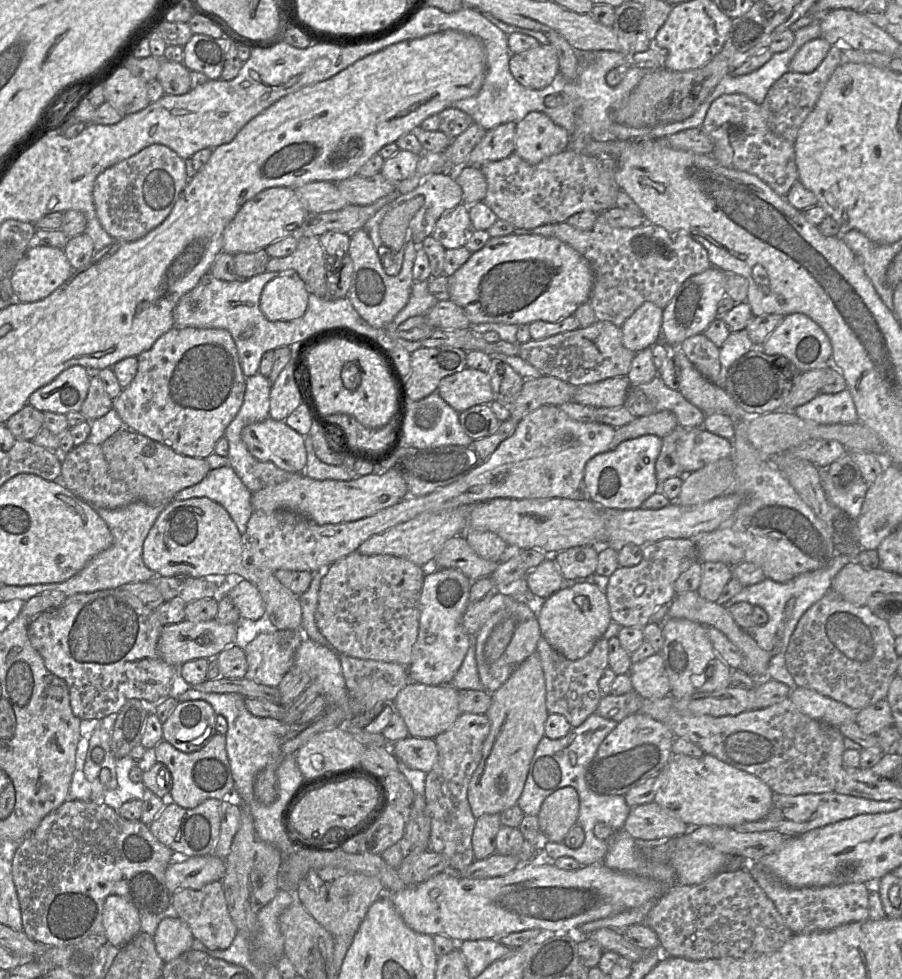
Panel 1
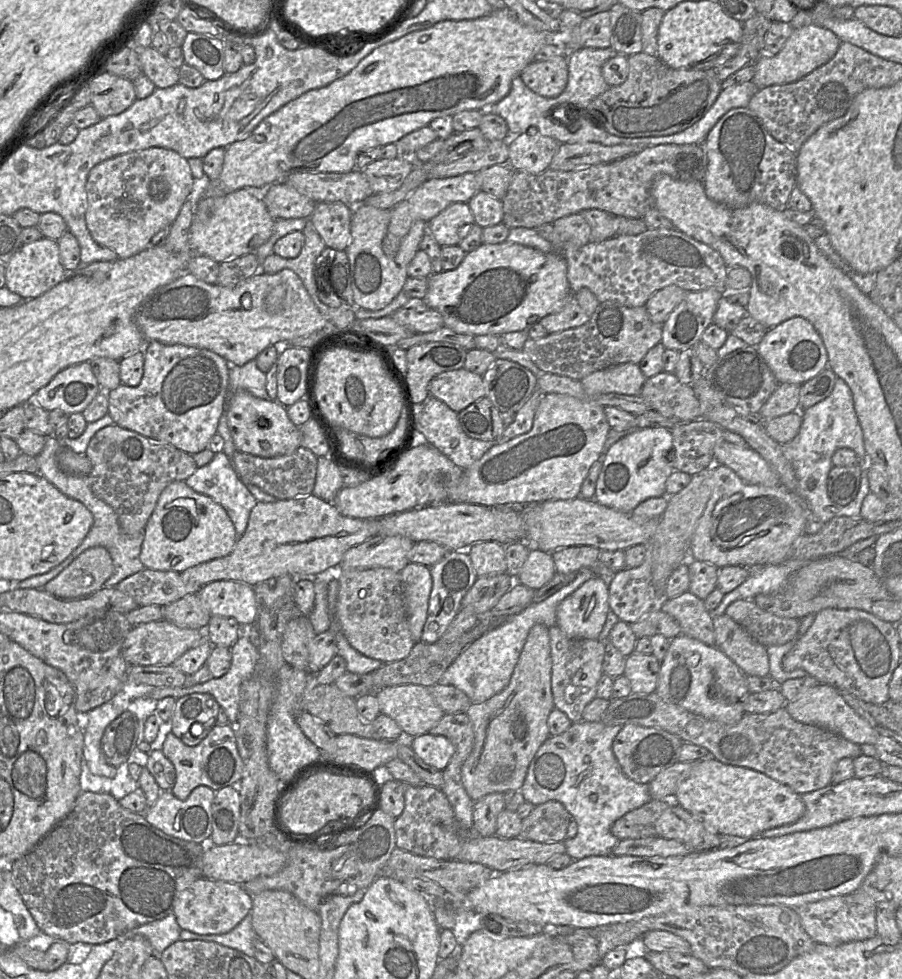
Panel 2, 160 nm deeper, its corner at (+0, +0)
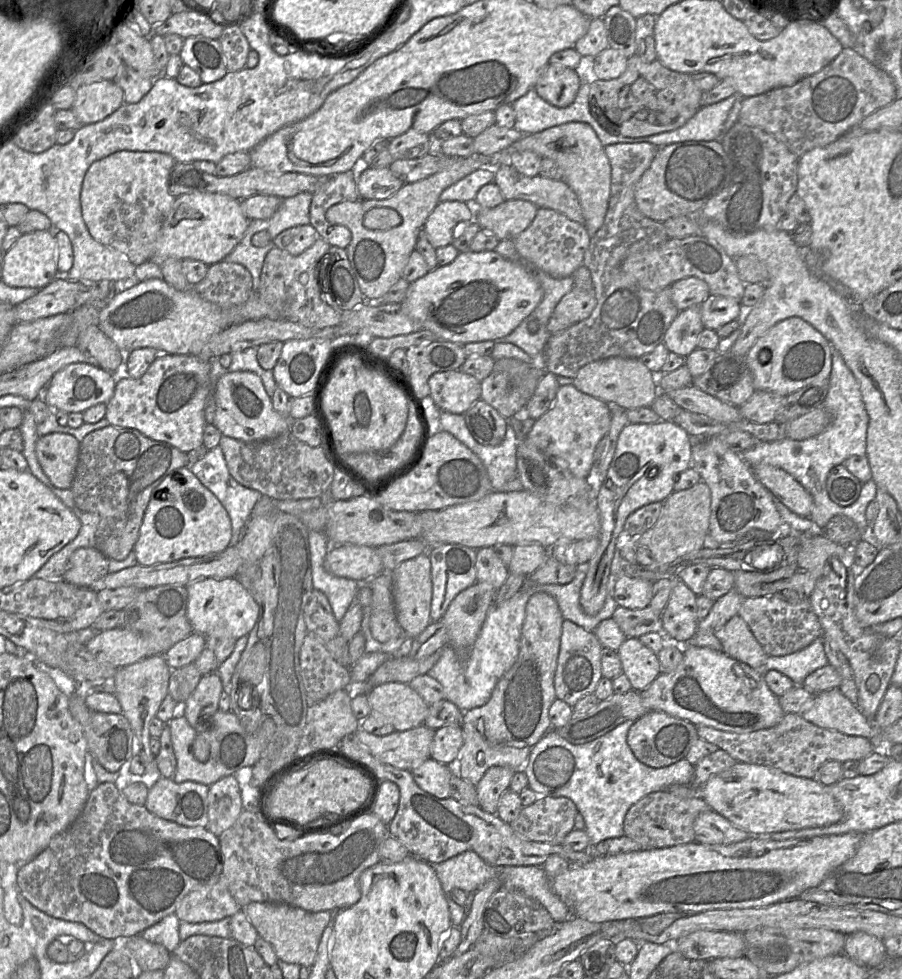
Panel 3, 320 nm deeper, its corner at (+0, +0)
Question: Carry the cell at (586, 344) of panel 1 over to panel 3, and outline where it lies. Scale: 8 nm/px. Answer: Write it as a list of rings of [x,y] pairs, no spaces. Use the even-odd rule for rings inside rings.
[[[648,142],[617,143],[605,146],[605,154],[611,166],[608,209],[602,226],[591,236],[583,259],[583,266],[587,267],[591,274],[597,303],[588,318],[550,336],[544,348],[544,363],[545,369],[556,376],[575,378],[583,366],[609,357],[640,358],[651,352],[658,344],[663,343],[667,329],[680,312],[671,300],[670,287],[655,291],[646,290],[621,270],[622,262],[630,253],[653,249],[669,239],[663,223],[642,214],[635,201],[635,186],[650,167],[657,151],[658,147]]]

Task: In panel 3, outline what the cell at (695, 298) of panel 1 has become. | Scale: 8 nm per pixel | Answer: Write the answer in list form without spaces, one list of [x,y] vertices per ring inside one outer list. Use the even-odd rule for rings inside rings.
[[[699,306],[686,308],[670,324],[663,343],[670,352],[687,357],[697,348],[698,337],[703,329]]]

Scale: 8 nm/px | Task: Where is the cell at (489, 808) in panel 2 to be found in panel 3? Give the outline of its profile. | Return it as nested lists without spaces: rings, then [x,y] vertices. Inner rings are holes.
[[[492,766],[476,785],[477,805],[488,813],[495,813],[502,794],[509,789],[514,770],[506,766]]]

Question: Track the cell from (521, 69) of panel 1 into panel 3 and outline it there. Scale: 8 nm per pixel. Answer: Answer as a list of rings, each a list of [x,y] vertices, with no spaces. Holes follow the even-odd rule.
[[[548,64],[533,89],[549,104],[565,108],[575,100],[580,85],[581,79],[575,69]]]

